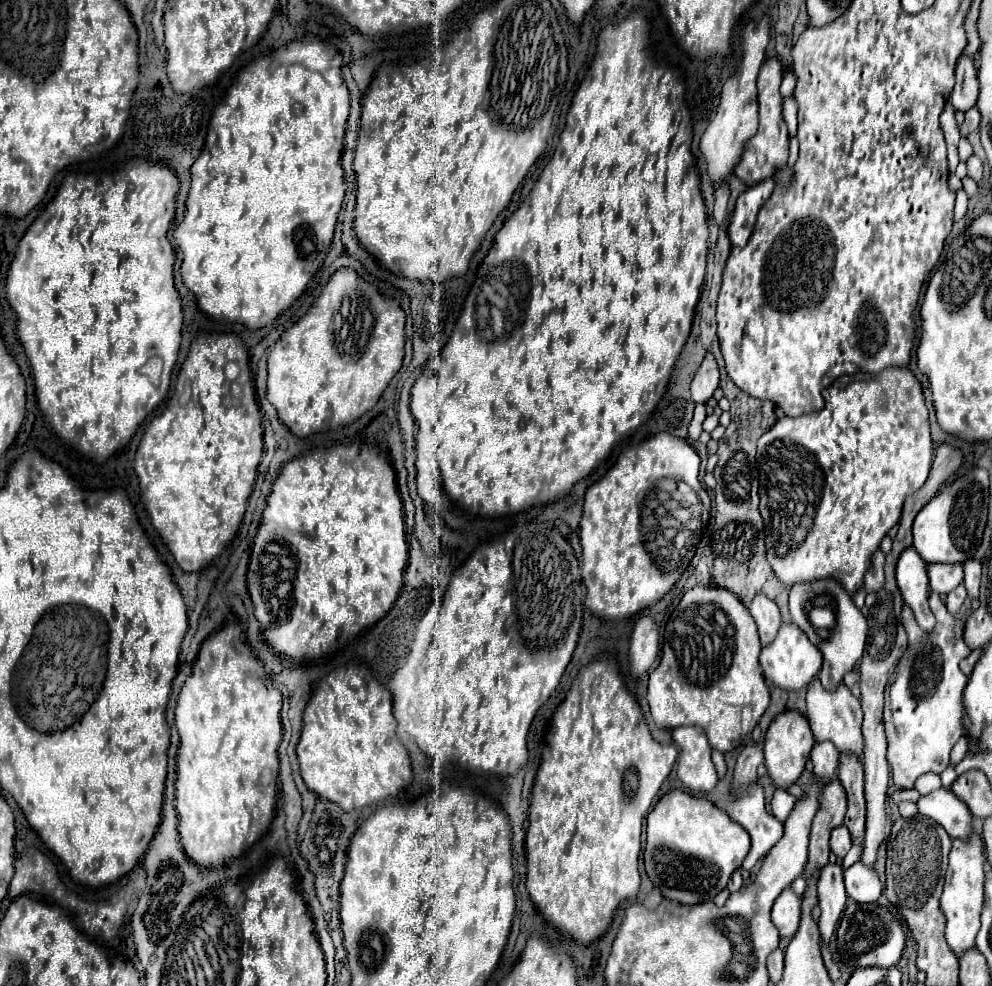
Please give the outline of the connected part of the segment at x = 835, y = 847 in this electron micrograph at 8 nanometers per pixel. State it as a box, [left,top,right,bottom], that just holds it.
[829,826,851,858]

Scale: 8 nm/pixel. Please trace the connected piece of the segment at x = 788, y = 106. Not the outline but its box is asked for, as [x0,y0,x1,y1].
[783,98,798,138]

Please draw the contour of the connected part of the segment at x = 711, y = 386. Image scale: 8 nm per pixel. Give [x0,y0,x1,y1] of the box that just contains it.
[691,352,719,404]

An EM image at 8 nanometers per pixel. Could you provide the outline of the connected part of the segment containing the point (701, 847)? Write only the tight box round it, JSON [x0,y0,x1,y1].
[643,790,749,904]

